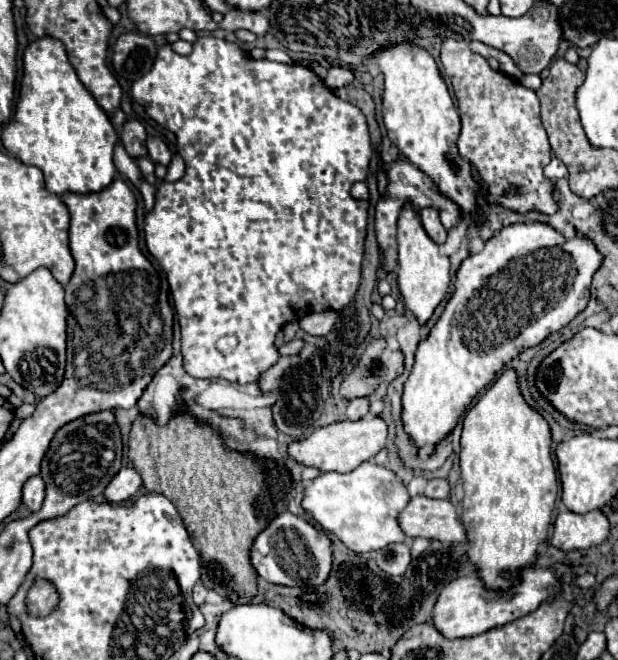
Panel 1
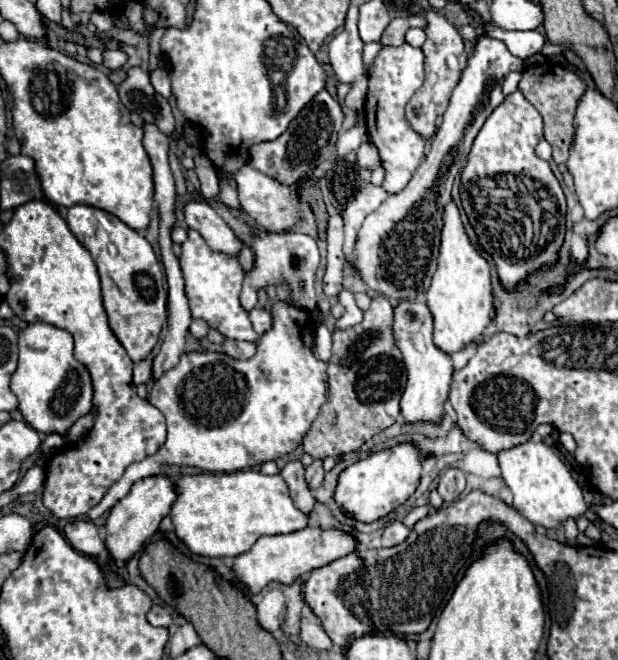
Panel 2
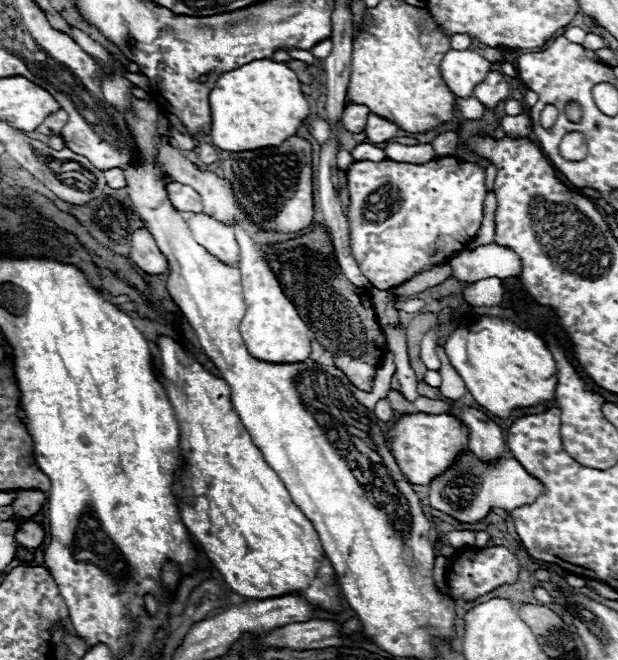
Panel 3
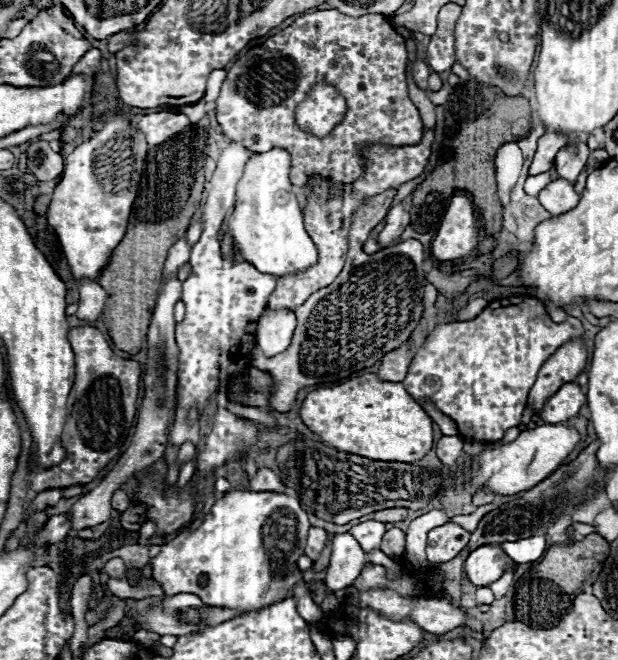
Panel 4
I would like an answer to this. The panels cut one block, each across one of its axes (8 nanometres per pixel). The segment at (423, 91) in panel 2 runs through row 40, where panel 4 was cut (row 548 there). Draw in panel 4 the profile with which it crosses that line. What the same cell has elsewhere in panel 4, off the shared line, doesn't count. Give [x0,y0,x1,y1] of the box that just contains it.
[426,524,472,564]

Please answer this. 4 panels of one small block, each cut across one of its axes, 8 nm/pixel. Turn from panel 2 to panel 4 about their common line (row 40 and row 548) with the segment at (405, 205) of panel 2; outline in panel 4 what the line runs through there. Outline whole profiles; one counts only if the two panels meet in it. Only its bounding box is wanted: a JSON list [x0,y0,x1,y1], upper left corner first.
[464,544,510,586]

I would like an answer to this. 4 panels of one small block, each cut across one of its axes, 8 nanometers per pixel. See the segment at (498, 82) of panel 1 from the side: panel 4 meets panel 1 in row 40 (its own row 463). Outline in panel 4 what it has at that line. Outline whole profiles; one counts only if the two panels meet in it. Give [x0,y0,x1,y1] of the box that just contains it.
[436,436,462,470]

